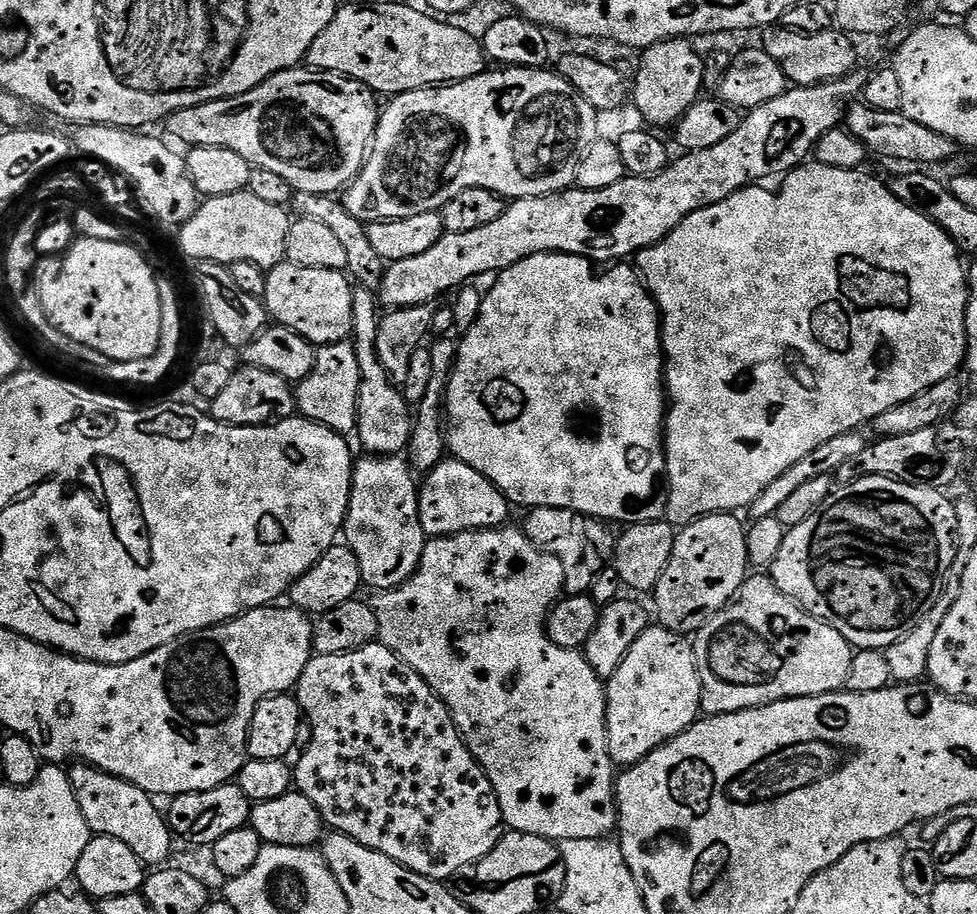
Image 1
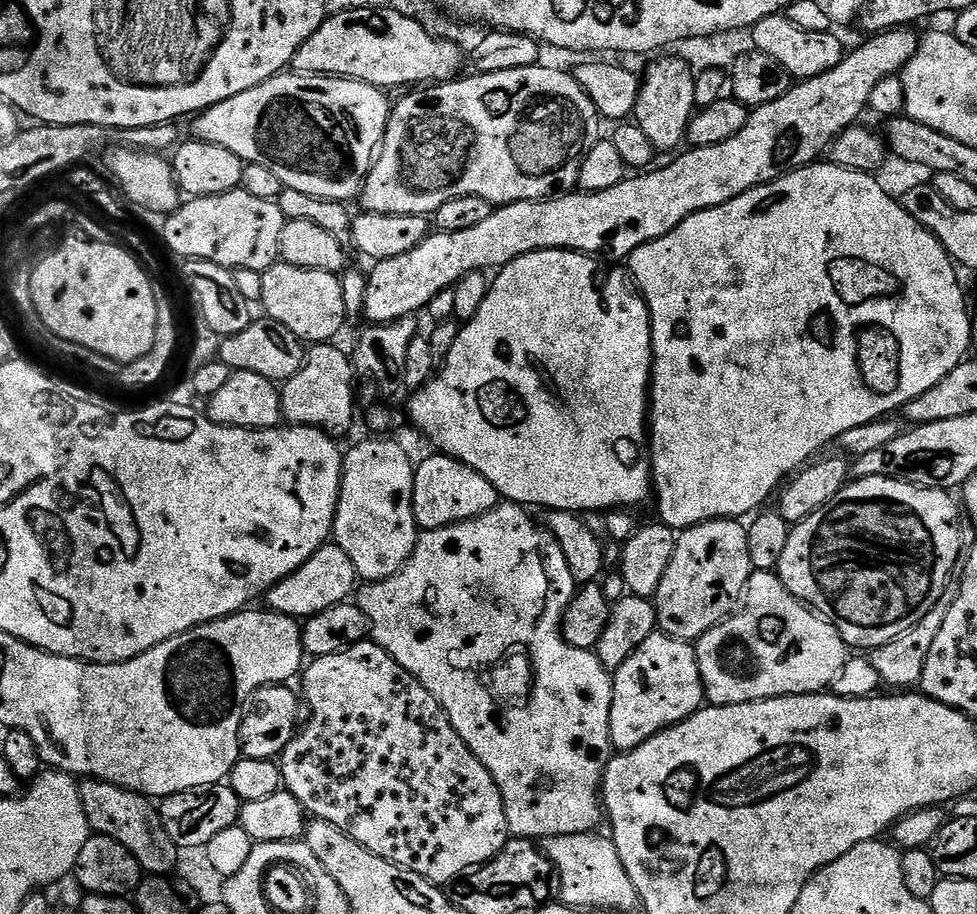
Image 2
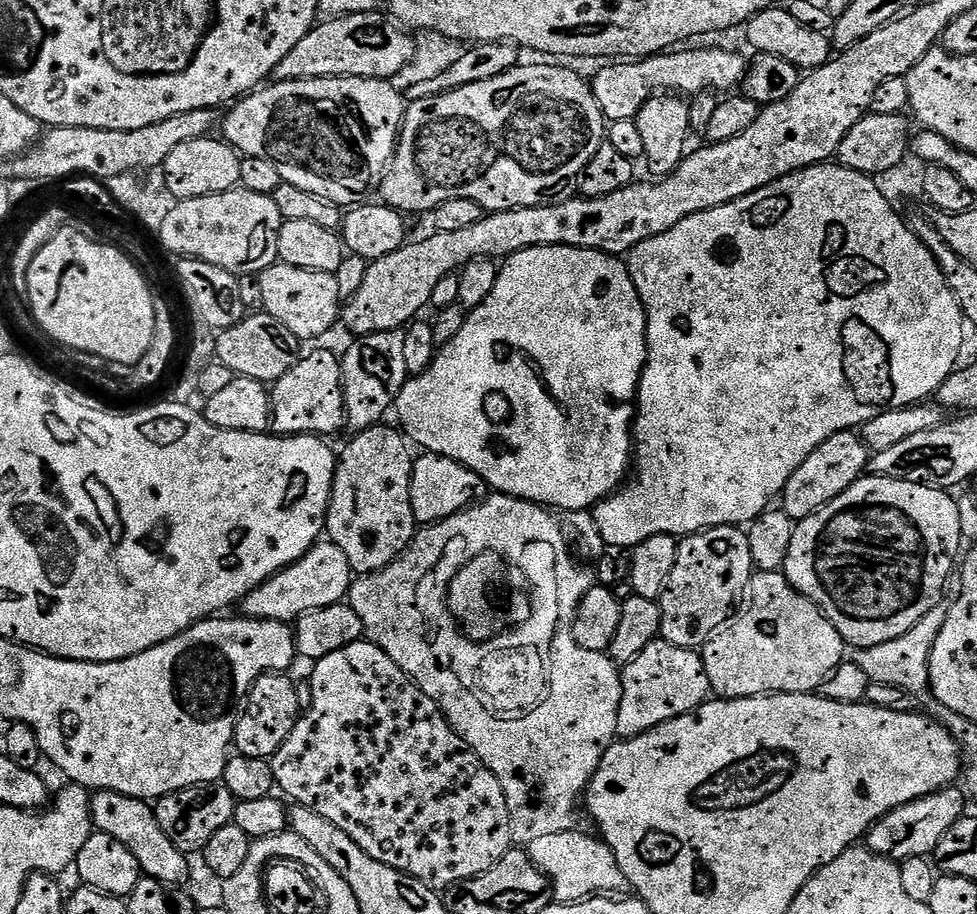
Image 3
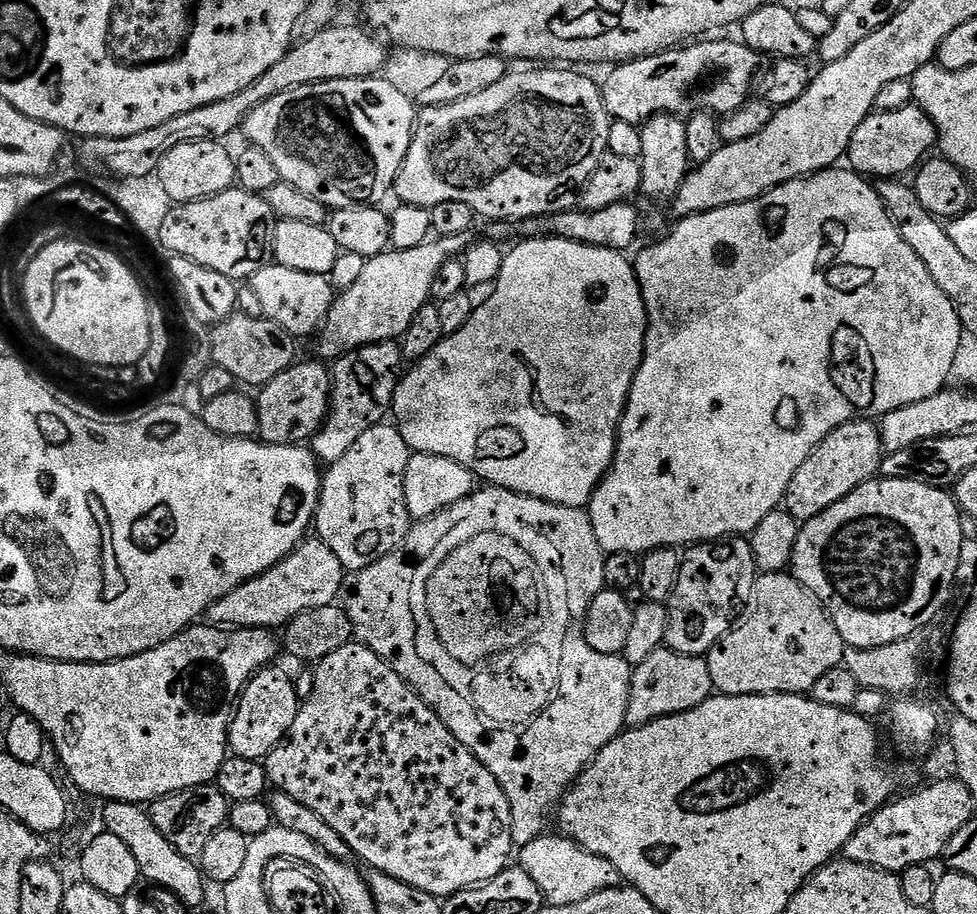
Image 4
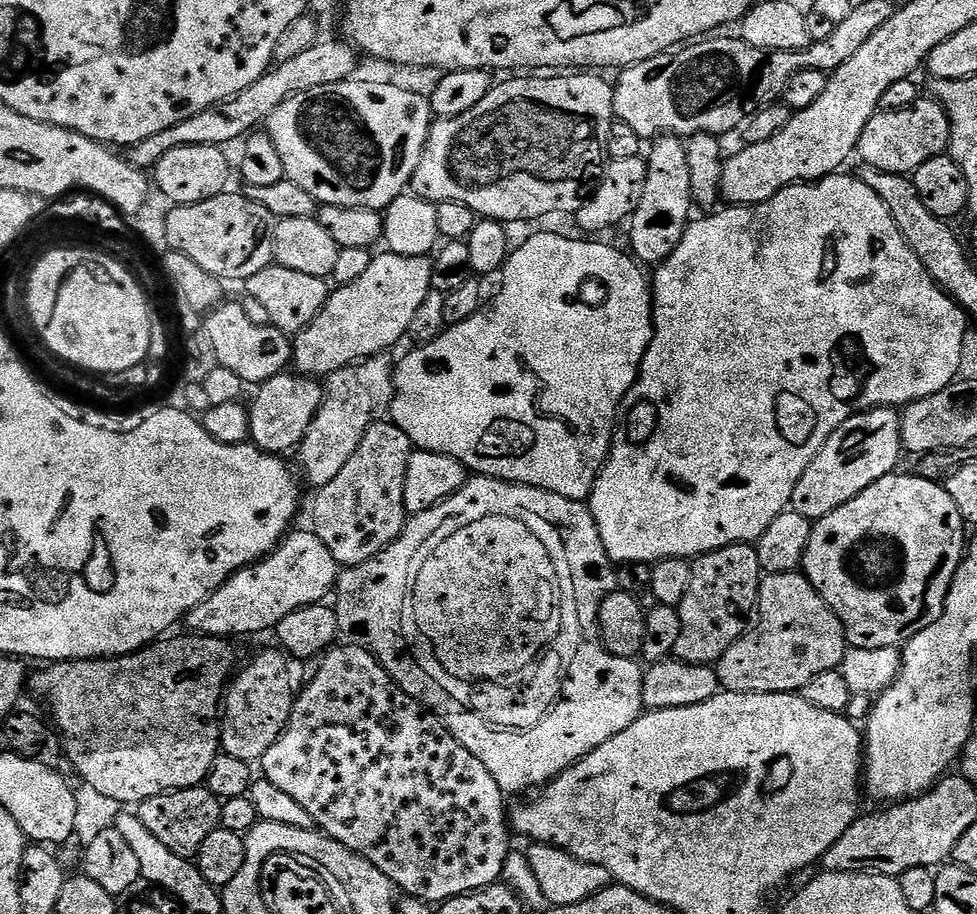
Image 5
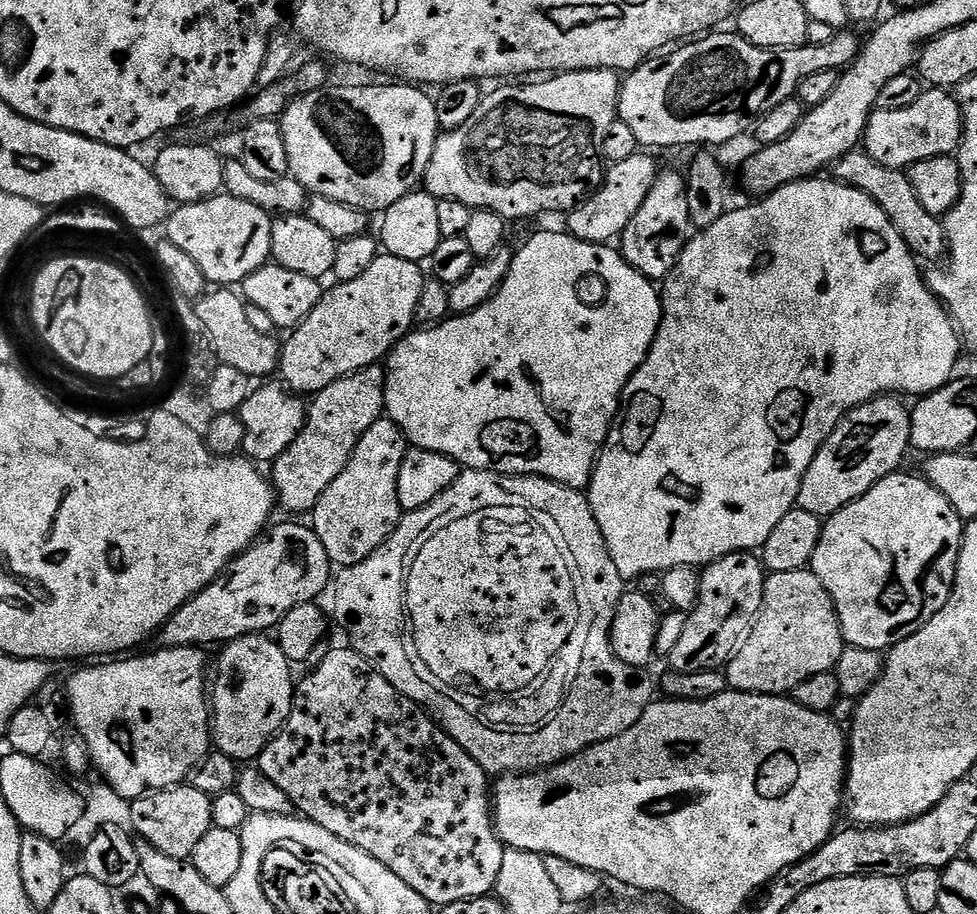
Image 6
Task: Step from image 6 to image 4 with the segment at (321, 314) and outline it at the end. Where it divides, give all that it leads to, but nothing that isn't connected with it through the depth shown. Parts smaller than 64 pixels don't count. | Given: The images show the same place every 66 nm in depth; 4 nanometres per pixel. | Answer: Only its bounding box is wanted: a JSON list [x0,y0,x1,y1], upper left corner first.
[319,236,469,358]

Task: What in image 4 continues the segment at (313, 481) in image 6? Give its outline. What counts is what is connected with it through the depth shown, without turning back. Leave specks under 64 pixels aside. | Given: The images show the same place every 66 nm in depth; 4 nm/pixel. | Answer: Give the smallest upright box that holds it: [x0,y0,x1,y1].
[310,340,406,466]

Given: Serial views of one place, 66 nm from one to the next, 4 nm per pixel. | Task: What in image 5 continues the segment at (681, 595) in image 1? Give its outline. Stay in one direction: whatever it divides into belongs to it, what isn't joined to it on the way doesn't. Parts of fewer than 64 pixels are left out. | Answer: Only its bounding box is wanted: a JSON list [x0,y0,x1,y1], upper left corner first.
[674,544,762,666]

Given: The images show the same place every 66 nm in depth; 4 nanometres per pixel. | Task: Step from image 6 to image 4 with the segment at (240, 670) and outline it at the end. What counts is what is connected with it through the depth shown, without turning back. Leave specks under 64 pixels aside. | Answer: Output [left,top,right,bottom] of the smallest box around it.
[228,667,302,761]

